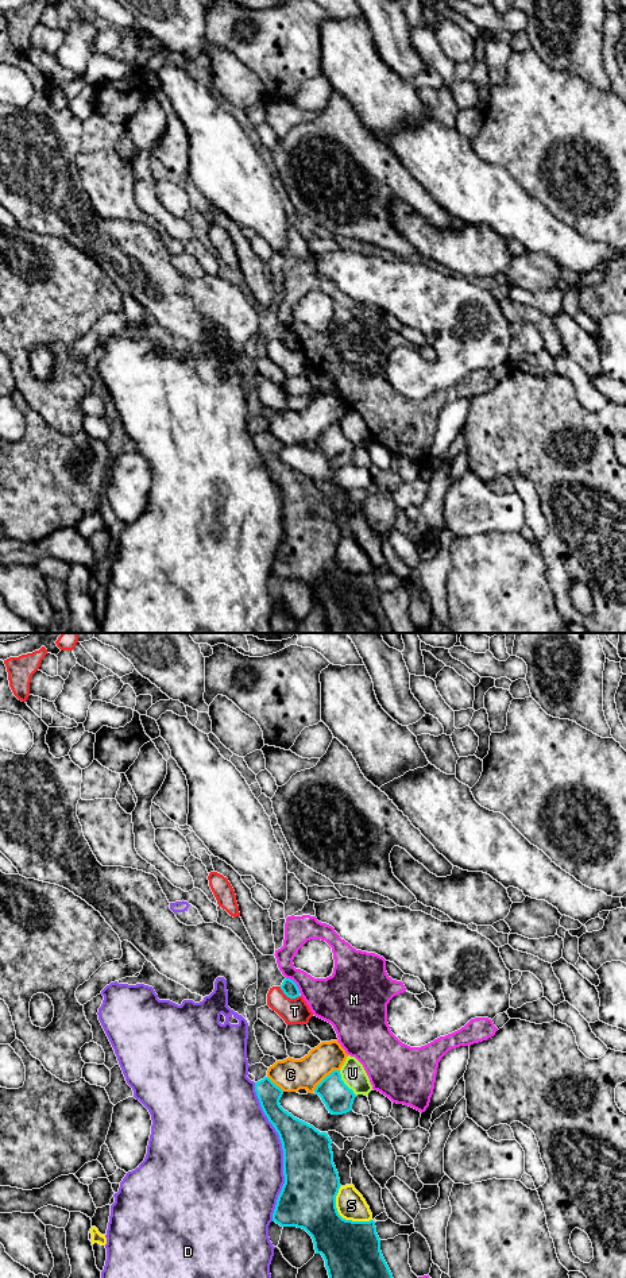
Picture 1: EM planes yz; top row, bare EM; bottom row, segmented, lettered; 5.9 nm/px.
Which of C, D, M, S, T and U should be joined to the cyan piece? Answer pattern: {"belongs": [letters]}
{"belongs": []}

